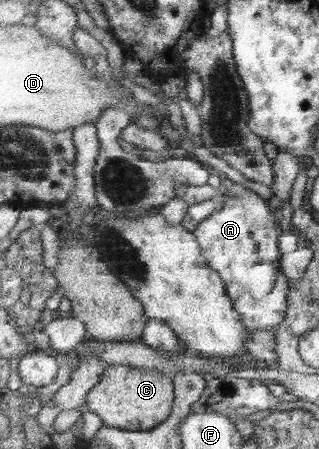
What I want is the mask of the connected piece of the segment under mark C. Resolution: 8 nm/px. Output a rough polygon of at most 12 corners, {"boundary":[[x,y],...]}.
{"boundary":[[109,365],[87,409],[104,426],[150,431],[175,405],[159,369]]}

